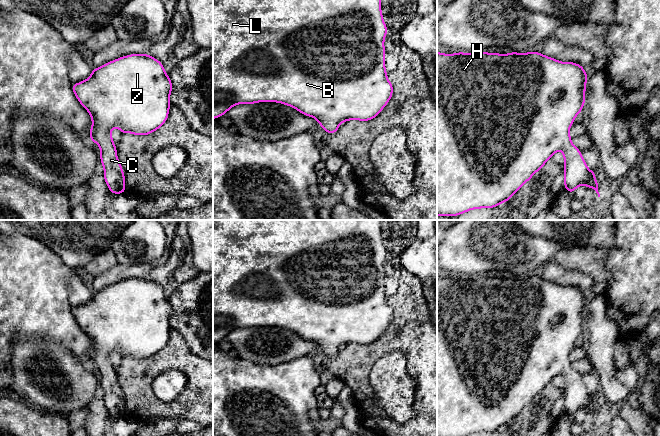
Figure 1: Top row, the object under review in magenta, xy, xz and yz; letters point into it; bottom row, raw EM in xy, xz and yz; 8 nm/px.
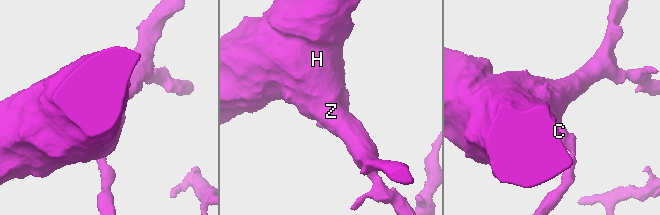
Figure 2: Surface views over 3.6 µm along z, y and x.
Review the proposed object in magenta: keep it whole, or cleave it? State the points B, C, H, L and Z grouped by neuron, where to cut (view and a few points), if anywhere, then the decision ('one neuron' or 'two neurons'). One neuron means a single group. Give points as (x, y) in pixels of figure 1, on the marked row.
B C H L Z | no cut | one neuron

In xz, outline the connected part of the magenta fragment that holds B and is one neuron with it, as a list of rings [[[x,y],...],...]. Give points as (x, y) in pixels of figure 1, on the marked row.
[[[213,0],[213,119],[225,115],[227,111],[237,104],[254,104],[258,102],[277,102],[293,107],[301,114],[318,120],[327,134],[334,134],[339,129],[341,122],[352,119],[359,121],[370,121],[381,113],[393,95],[393,85],[387,79],[385,69],[385,47],[384,39],[387,34],[387,26],[383,20],[381,11],[381,0]]]

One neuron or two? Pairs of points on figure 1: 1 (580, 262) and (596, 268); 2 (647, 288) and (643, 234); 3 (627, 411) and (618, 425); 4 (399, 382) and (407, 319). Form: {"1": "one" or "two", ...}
{"1": "one", "2": "one", "3": "two", "4": "two"}

